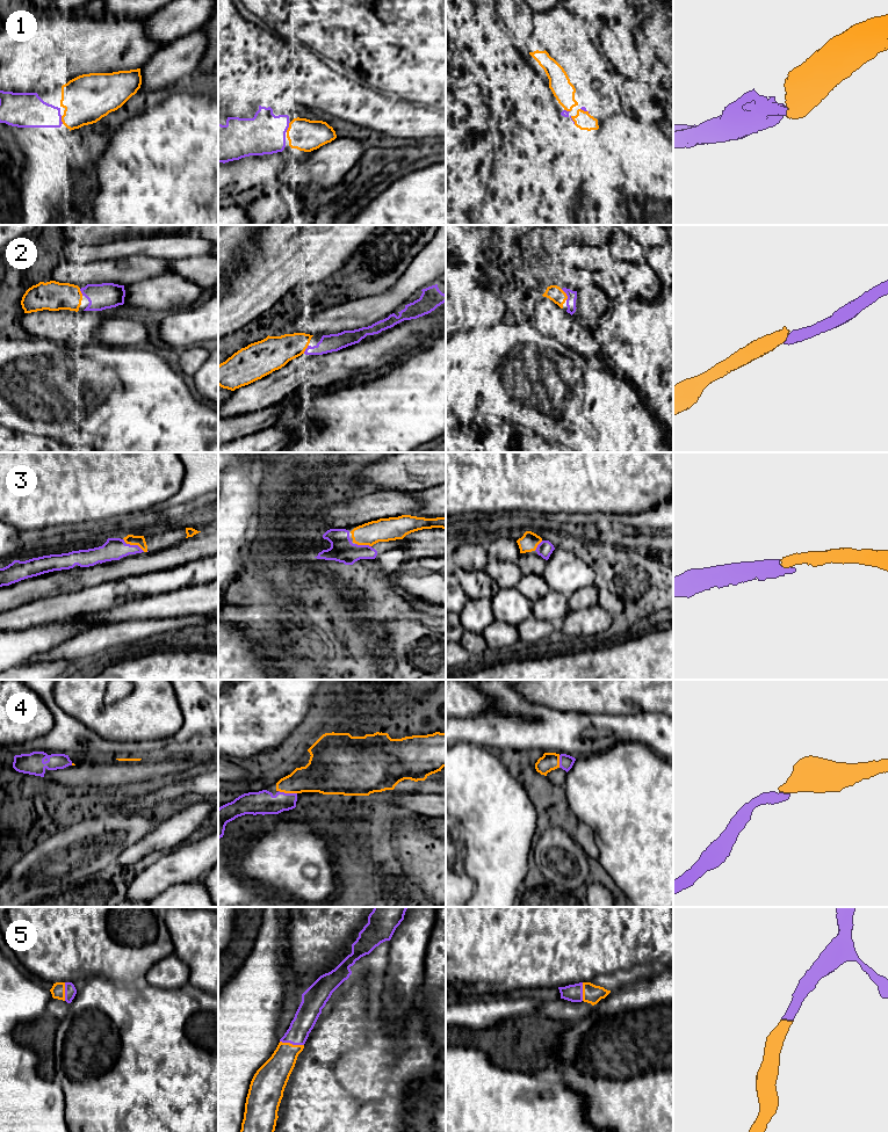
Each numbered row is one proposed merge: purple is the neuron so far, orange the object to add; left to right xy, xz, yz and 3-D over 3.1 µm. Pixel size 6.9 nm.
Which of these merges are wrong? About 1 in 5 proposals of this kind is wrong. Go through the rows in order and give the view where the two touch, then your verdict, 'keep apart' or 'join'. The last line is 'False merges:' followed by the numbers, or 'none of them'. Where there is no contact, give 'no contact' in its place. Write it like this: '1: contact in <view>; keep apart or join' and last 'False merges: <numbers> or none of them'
1: contact in xz; join
2: contact in yz; join
3: contact in xy; join
4: contact in xz; join
5: contact in xz; join
False merges: none of them

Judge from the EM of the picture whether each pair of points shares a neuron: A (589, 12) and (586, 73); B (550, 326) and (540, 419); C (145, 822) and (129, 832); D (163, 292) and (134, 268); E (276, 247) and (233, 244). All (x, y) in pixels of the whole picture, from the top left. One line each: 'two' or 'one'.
A: two
B: two
C: one
D: two
E: two

